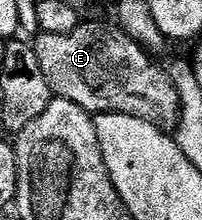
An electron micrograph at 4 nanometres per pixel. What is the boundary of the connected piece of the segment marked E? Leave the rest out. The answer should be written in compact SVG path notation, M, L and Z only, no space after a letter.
M81 22L75 30L71 30L71 34L41 32L38 37L38 40L32 41L32 46L39 58L39 67L47 78L47 86L56 99L75 102L75 106L87 110L90 114L127 114L131 118L143 118L143 122L151 122L162 130L176 129L181 119L181 99L175 90L173 79L169 77L168 71L164 67L160 68L153 61L156 59L141 45L136 44L126 32L116 26L108 28L105 24Z

